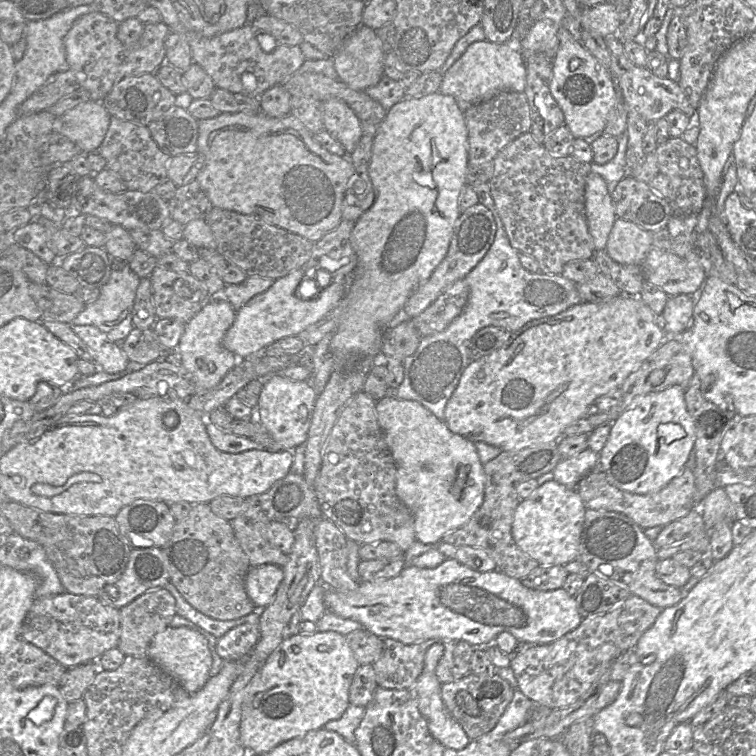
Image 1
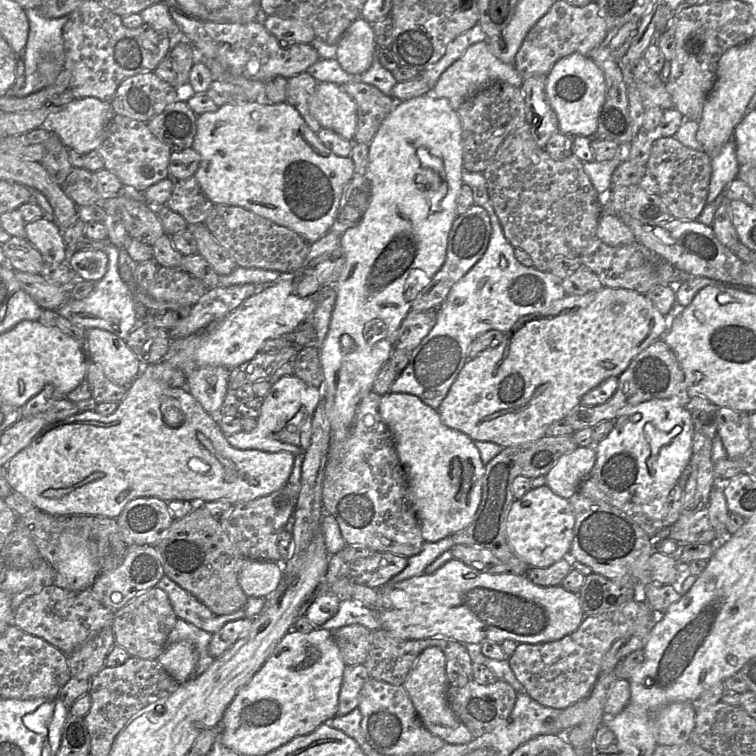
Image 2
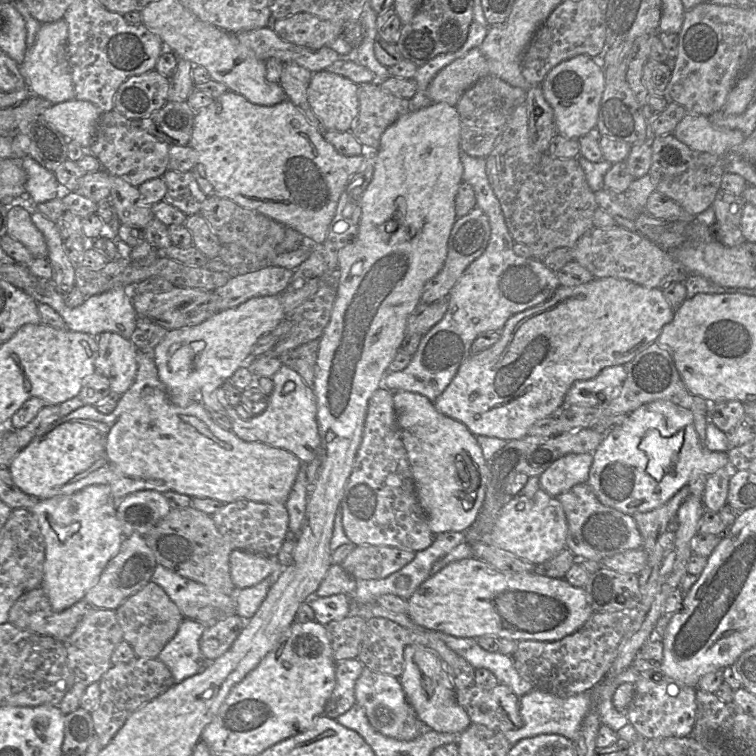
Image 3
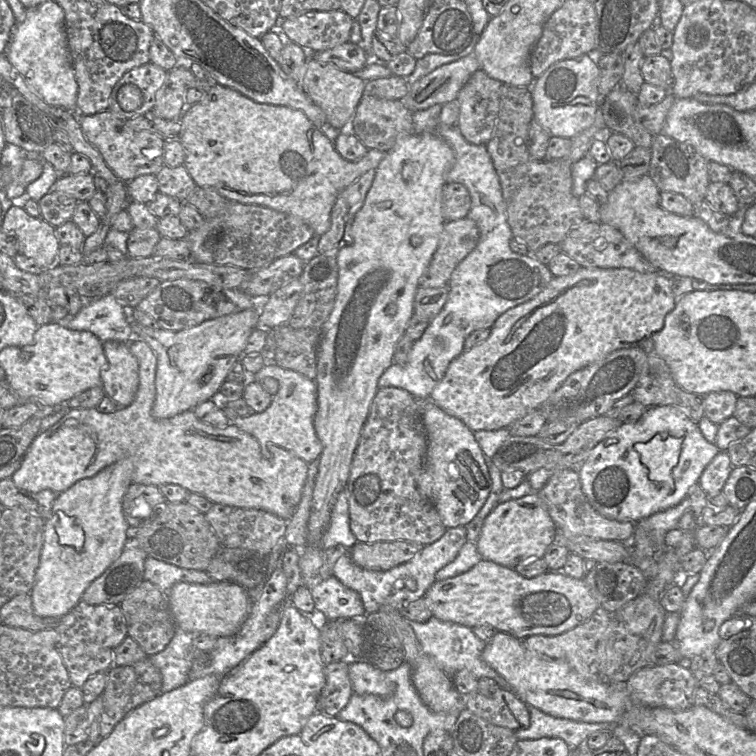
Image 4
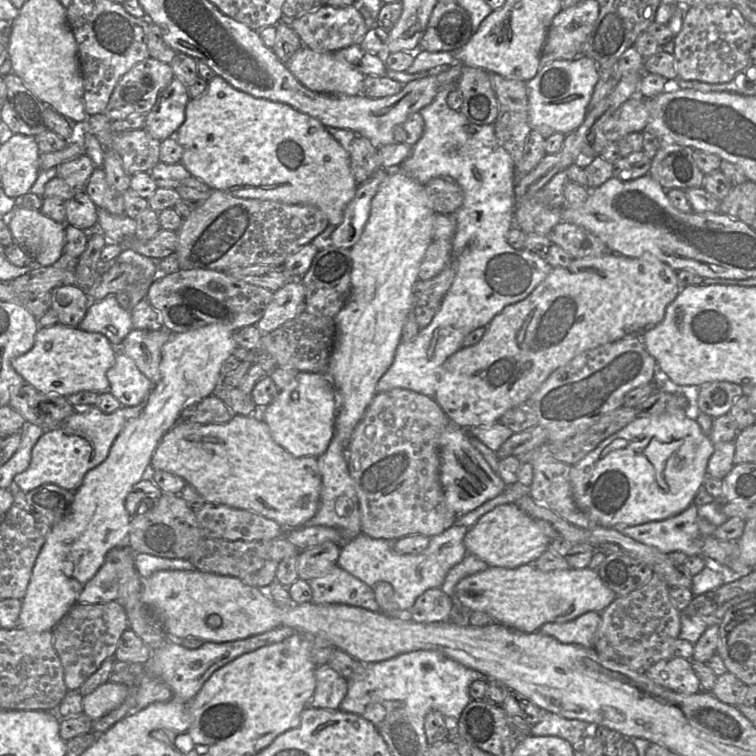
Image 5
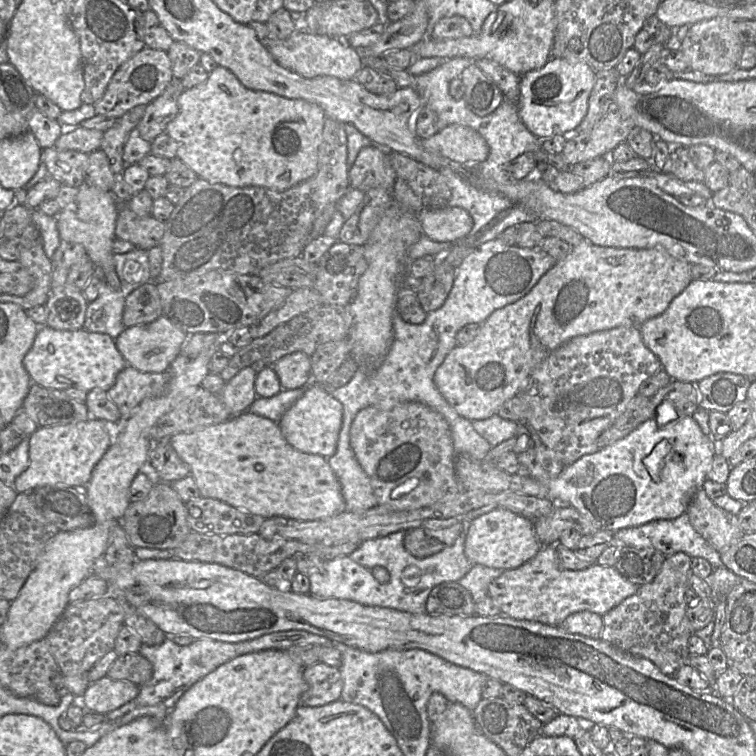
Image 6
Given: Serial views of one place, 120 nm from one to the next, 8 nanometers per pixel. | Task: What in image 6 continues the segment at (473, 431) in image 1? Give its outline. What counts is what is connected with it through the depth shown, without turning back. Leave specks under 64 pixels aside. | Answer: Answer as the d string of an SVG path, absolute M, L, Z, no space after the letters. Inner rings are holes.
M583 240L579 245L572 247L571 252L563 260L557 261L557 263L540 278L528 294L516 302L495 310L480 325L478 335L470 343L465 346L456 345L437 368L434 374L434 383L445 400L460 416L470 421L487 419L497 414L500 407L507 400L518 395L527 386L528 380L535 368L555 349L571 338L621 326L639 327L645 321L664 313L672 300L680 295L692 281L690 268L691 264L673 257L662 248L633 249L603 247L594 245L588 240Z

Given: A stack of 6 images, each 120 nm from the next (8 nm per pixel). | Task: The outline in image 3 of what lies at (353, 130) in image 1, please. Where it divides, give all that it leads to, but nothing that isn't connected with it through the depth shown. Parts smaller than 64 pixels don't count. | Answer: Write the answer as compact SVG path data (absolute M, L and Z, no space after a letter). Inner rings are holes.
M326 70L312 74L307 100L324 130L351 132L358 115L358 86L351 80Z

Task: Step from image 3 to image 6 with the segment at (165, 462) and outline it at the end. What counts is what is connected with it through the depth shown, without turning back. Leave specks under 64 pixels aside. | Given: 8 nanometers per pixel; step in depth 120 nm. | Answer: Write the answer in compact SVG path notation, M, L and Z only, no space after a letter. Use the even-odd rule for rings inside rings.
M161 315L151 323L125 328L115 339L115 344L127 365L141 372L162 373L168 370L170 364L180 354L188 338L186 332L173 325L166 316ZM250 411L231 416L225 422L174 434L169 442L190 467L190 475L194 477L202 497L218 499L265 519L281 516L311 521L345 512L341 486L328 464L328 458L295 449L286 441L277 422ZM90 417L71 424L38 427L29 437L29 467L16 477L14 489L18 493L25 493L56 484L86 487L95 465L112 444L112 425L113 423Z

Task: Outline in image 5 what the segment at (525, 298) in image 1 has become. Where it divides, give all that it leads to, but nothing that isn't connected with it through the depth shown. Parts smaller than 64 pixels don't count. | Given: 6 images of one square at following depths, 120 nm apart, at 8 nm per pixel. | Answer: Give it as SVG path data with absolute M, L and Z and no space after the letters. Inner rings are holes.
M457 81L445 85L434 100L419 111L425 121L423 135L412 146L409 157L398 166L404 174L423 185L433 178L451 177L463 189L463 204L453 213L457 221L456 232L452 238L452 258L456 262L456 275L430 324L421 329L412 341L400 342L392 365L376 385L377 394L400 388L434 398L442 364L463 347L465 337L476 328L486 327L506 306L525 299L553 269L537 254L526 249L515 249L508 244L508 233L514 226L515 165L509 152L498 142L495 123L473 124L459 110L449 107L447 97L456 87Z

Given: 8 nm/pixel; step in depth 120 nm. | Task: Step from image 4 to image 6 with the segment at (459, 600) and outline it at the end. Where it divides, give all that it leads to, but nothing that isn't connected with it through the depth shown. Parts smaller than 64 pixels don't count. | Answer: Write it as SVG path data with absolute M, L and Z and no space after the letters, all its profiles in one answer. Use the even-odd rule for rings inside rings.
M545 545L522 566L503 571L489 584L487 595L499 606L501 615L554 626L581 611L603 616L633 595L638 587L625 579L615 567L595 563L583 570L563 569L555 545Z

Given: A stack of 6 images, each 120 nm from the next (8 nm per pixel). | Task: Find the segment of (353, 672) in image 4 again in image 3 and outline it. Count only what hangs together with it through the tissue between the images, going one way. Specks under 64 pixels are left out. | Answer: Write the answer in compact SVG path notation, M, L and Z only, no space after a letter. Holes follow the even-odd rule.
M364 666L356 681L355 697L356 703L365 710L371 726L386 737L401 741L412 741L426 730L431 729L418 718L406 698L399 678L374 672Z

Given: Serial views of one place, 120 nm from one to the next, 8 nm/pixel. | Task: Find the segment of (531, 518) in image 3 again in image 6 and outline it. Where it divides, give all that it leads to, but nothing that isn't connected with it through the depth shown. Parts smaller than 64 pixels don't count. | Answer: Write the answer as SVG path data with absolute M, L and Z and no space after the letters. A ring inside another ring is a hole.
M497 508L477 517L467 525L464 553L473 564L510 570L531 560L542 547L532 520L507 509Z

